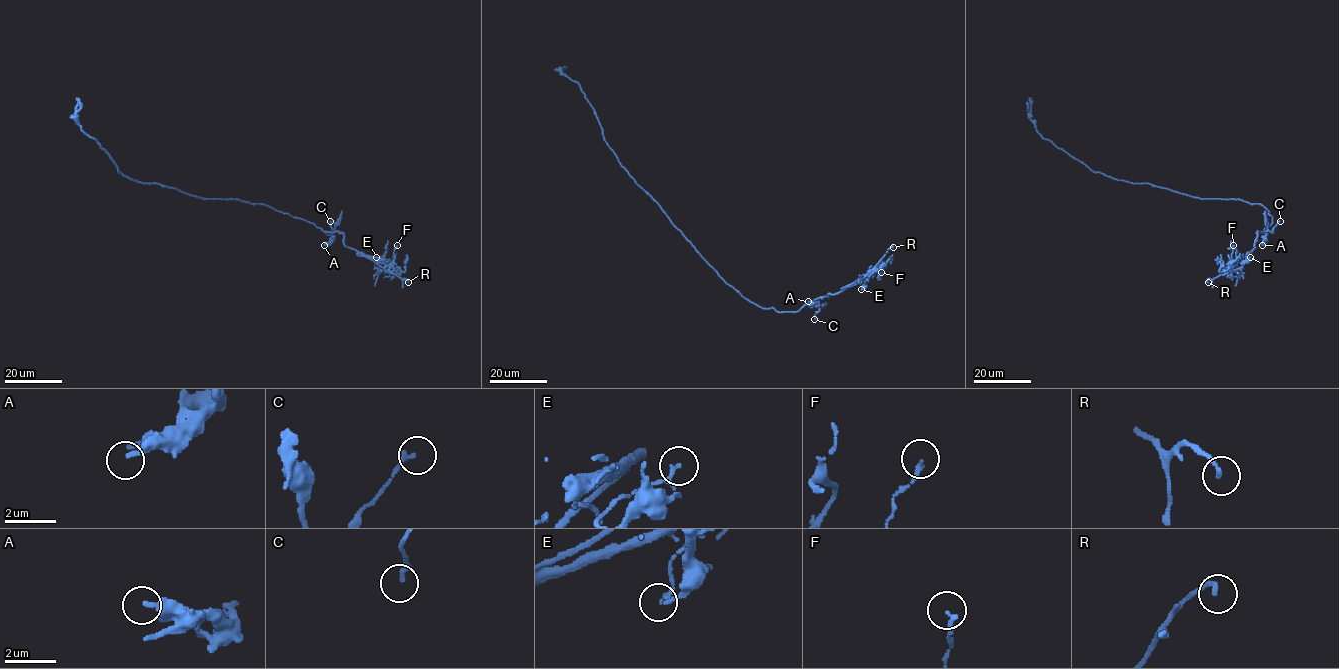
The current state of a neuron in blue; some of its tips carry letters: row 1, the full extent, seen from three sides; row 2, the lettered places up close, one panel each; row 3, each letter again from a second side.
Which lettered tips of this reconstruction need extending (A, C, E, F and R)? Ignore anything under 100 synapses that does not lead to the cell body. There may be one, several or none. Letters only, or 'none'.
R

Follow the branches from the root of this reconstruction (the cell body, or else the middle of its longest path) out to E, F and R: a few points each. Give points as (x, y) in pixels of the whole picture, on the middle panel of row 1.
E: (697, 252), (744, 297), (780, 312), (797, 311), (809, 302), (838, 293), (871, 270), (861, 289)
F: (697, 252), (744, 297), (780, 312), (797, 311), (809, 302), (862, 282), (878, 269), (881, 272)
R: (697, 252), (744, 297), (763, 308), (784, 312), (797, 311), (809, 302), (846, 289), (893, 247)

